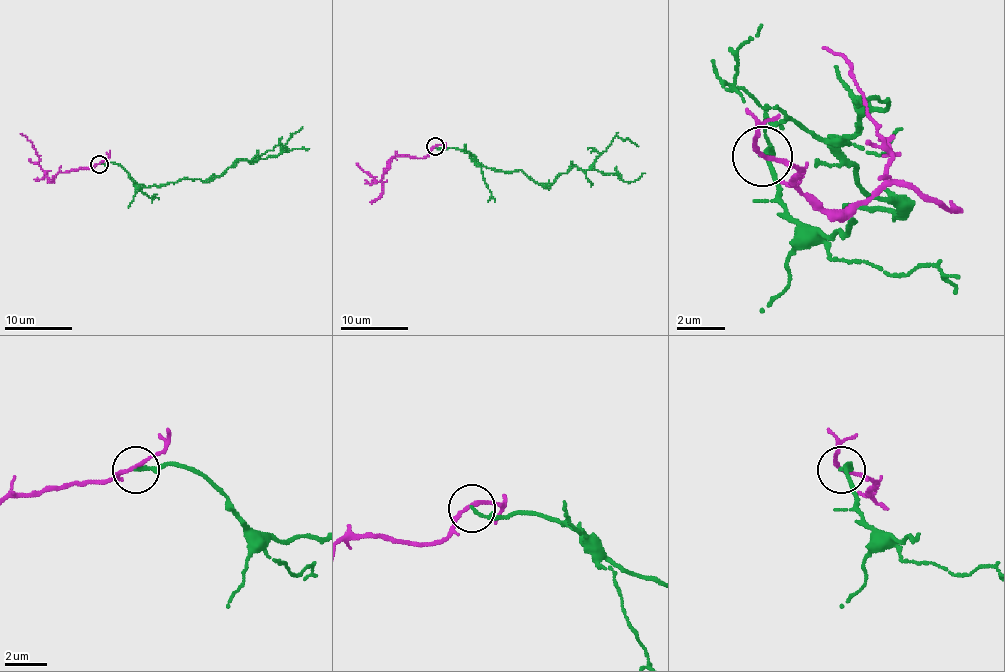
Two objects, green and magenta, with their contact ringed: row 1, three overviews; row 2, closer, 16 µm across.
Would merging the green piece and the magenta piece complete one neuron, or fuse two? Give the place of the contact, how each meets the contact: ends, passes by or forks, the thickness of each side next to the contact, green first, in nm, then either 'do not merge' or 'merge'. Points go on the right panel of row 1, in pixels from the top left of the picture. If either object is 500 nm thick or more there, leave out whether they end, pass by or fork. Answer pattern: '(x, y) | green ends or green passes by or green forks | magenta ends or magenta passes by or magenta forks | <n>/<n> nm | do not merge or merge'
(762, 156) | green ends | magenta passes by | 170/160 nm | do not merge

